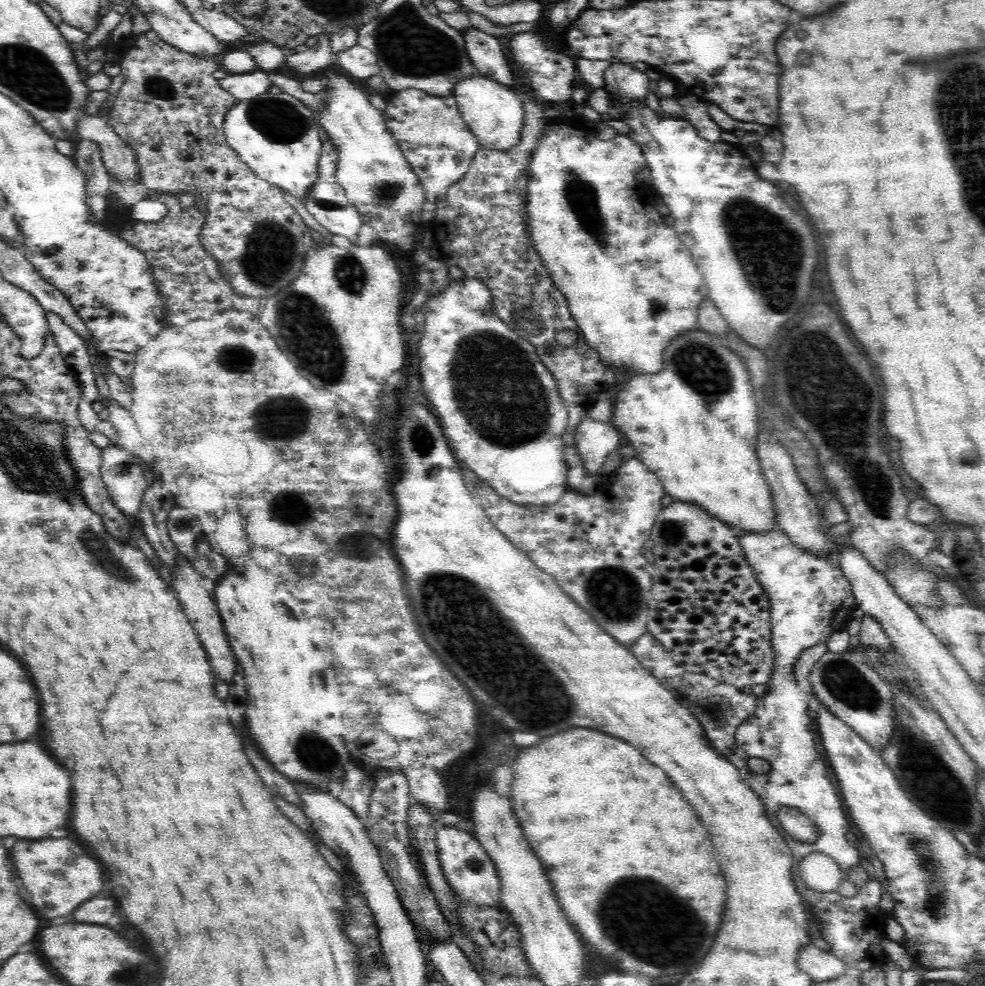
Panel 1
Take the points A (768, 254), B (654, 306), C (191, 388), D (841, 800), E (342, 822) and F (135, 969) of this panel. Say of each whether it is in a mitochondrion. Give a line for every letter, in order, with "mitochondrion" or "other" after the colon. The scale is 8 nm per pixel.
A: mitochondrion
B: mitochondrion
C: other
D: other
E: other
F: mitochondrion

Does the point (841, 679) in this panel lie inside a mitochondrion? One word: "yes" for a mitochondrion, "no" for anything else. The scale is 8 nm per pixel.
yes

